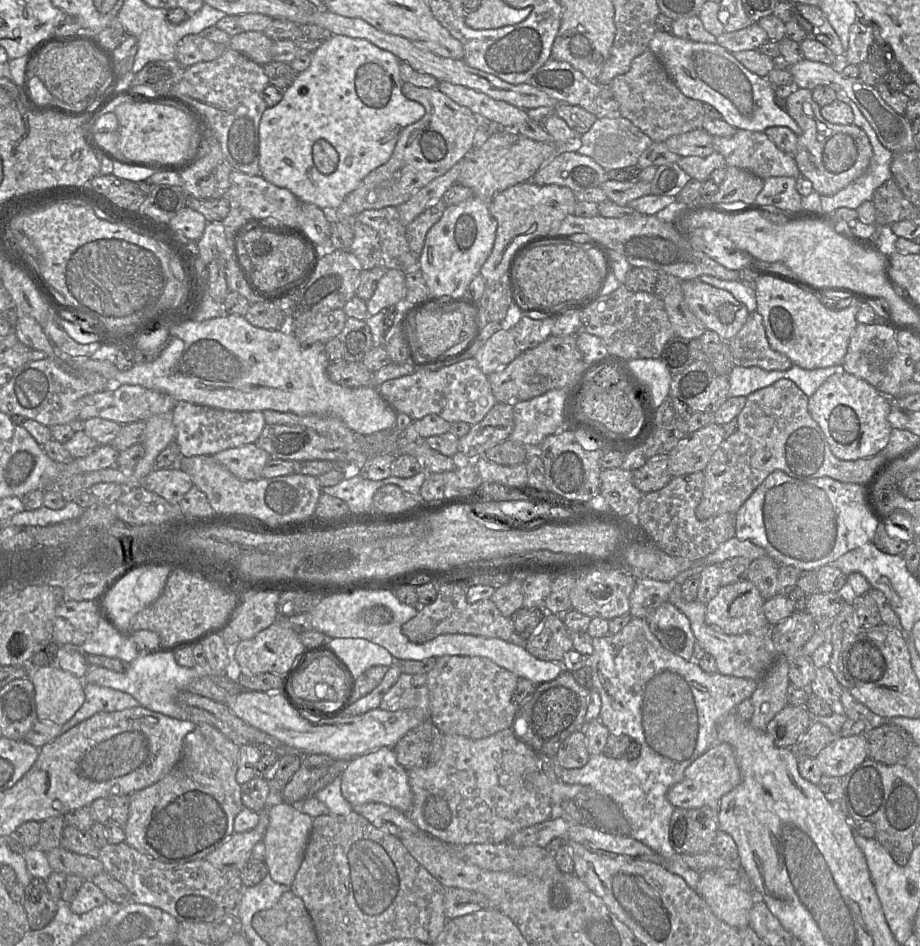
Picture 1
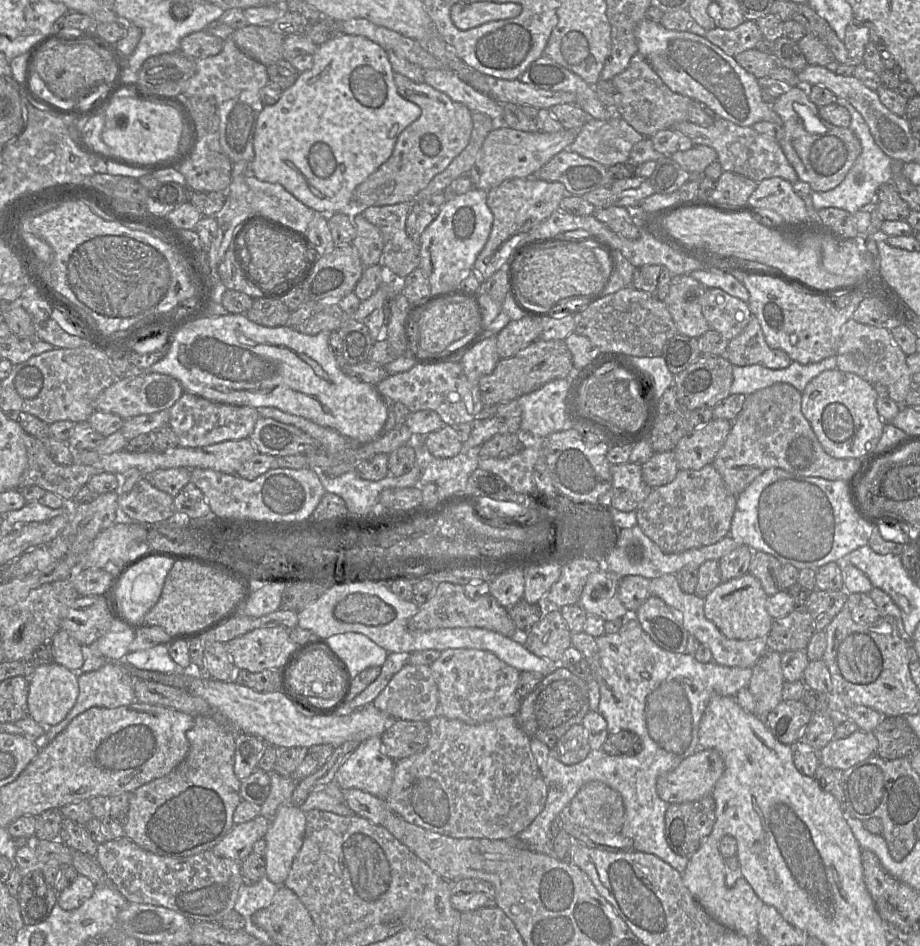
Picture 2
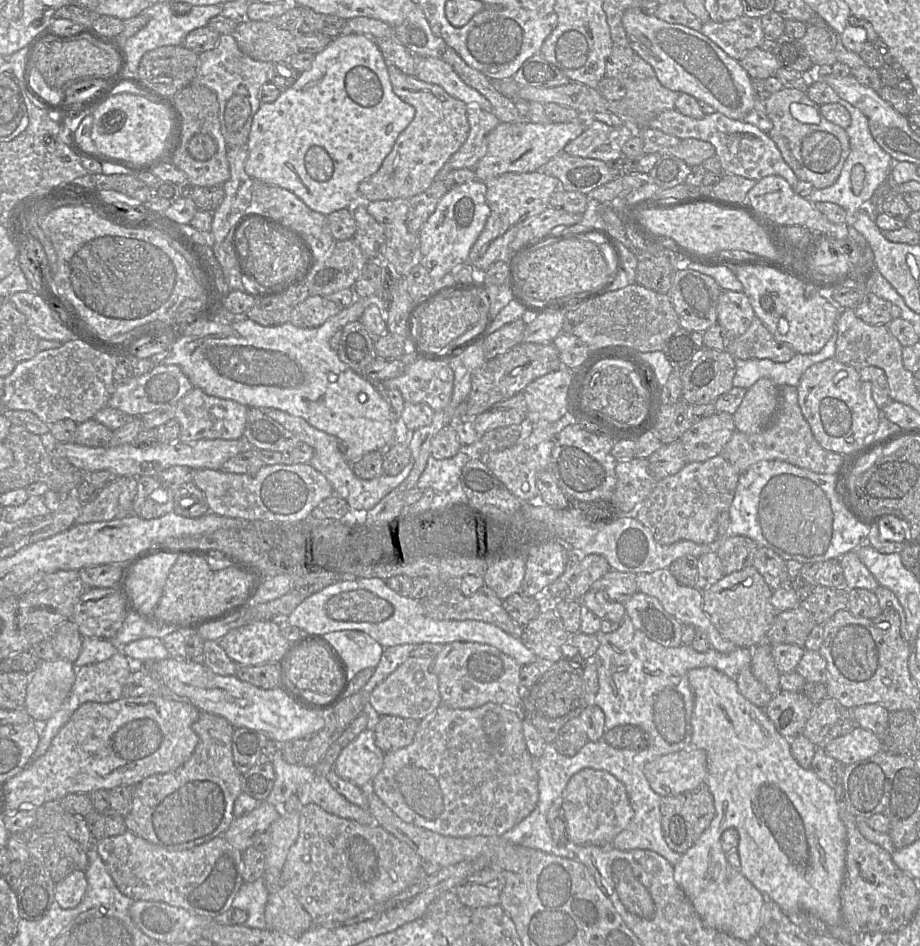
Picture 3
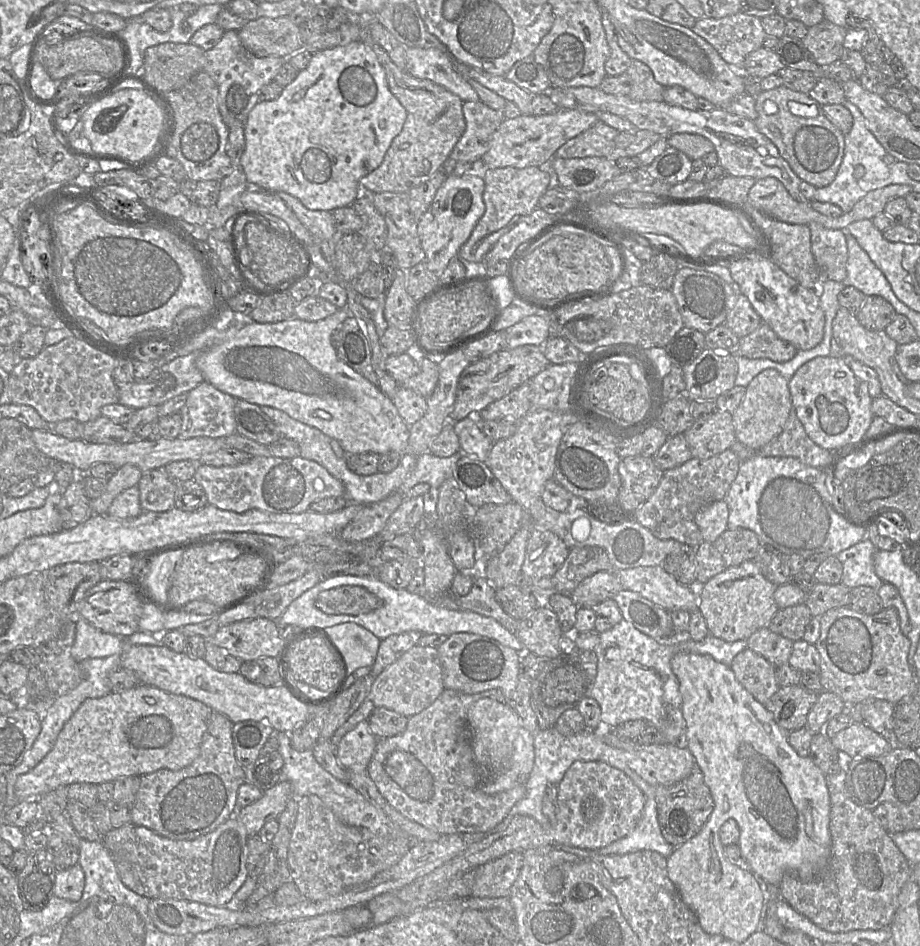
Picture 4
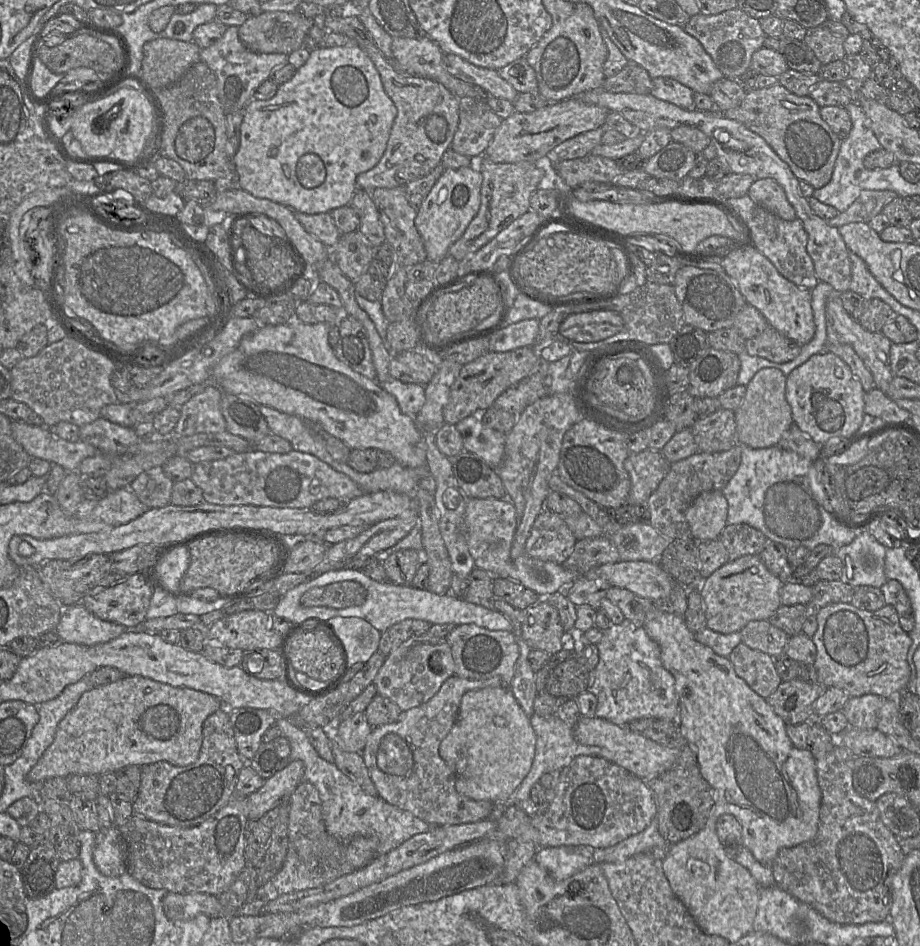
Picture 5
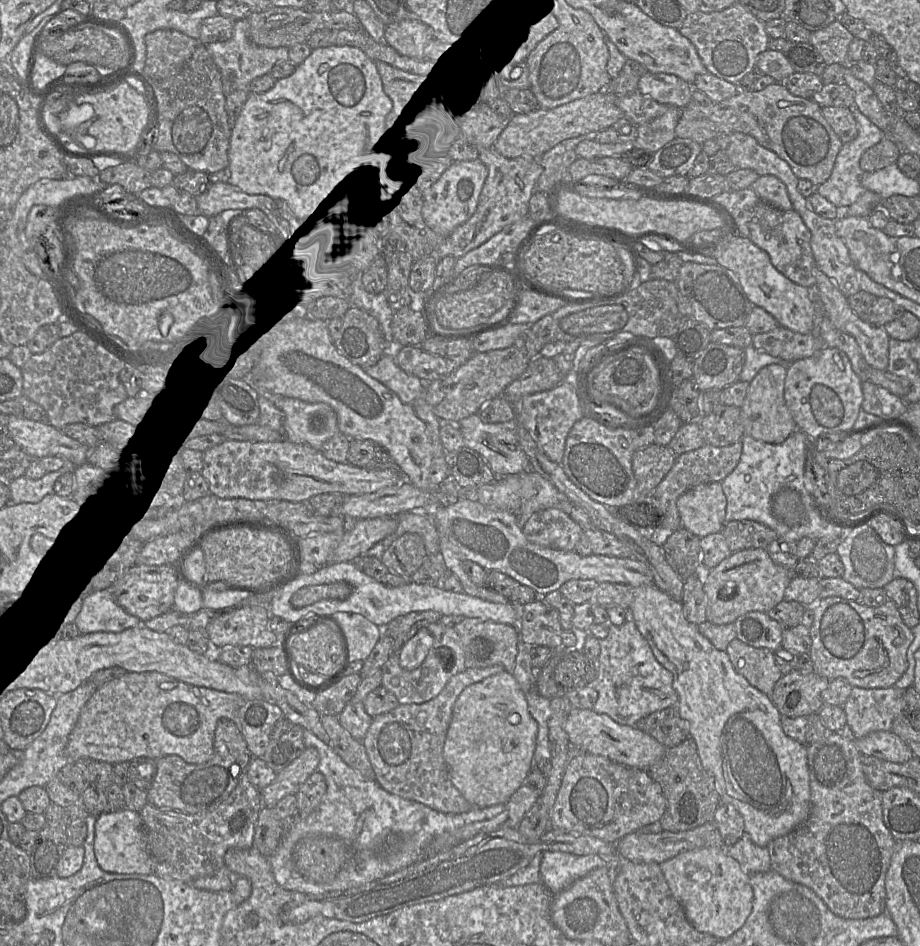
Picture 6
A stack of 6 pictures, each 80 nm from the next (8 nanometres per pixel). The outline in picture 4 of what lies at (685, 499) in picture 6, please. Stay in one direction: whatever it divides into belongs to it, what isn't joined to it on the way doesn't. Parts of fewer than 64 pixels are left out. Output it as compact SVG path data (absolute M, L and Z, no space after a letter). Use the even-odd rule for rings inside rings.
M724 500L715 501L695 516L704 542L714 543L718 537L727 530L729 510Z

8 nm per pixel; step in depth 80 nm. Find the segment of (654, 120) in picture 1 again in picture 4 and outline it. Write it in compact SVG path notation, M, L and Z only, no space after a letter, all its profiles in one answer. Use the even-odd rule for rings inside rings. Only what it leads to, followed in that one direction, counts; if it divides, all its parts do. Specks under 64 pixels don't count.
M632 60L626 73L631 79L631 90L628 96L637 102L664 101L664 88L654 78L651 69L638 60Z

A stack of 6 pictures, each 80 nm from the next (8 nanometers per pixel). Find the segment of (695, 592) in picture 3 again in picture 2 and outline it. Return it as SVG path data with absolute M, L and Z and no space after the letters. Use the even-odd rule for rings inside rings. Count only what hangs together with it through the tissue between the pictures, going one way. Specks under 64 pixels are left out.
M666 574L650 581L653 596L662 599L672 610L680 614L684 627L688 633L694 636L700 644L709 648L712 653L713 661L719 665L727 667L750 668L767 652L767 638L754 640L729 639L724 636L718 627L708 620L704 613L704 599L695 593L687 594L679 587L678 580L674 574Z

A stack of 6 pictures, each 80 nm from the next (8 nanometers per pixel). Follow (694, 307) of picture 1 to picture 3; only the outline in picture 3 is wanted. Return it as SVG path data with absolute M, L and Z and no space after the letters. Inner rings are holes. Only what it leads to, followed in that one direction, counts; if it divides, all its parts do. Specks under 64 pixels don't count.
M723 290L717 305L717 324L735 338L743 335L756 315L744 292Z

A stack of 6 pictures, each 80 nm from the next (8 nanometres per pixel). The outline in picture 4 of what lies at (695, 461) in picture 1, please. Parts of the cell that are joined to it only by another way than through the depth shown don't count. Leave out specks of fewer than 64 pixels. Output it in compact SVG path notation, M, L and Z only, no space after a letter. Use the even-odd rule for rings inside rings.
M717 411L695 420L683 433L692 456L708 459L730 449L736 442L733 416Z

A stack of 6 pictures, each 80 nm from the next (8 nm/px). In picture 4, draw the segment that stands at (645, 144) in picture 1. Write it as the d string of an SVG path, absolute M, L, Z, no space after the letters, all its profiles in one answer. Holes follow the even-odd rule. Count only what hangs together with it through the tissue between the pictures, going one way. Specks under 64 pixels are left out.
M597 121L592 127L567 141L554 154L555 158L610 158L619 131Z

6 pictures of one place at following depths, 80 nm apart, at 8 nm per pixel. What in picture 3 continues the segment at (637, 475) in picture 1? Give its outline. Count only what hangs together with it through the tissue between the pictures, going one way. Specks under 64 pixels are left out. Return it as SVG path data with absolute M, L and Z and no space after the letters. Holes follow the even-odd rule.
M680 440L663 444L649 458L649 470L656 481L678 473L686 465L686 457Z

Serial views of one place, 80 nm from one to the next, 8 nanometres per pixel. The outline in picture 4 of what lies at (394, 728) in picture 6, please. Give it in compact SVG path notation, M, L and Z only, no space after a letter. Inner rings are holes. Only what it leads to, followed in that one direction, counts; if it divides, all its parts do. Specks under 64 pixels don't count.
M444 689L432 705L408 719L403 733L377 741L368 766L371 779L392 807L442 835L488 832L525 795L523 784L496 794L487 794L480 788L490 775L475 761L467 711L481 698L483 692L463 694Z

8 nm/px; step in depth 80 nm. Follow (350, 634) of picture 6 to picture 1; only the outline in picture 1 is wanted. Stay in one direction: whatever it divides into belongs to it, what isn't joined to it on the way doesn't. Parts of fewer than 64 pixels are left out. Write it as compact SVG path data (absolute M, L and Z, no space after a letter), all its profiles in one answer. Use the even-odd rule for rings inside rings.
M333 638L326 642L349 667L355 679L372 666L390 667L394 663L394 657L385 648L363 638Z

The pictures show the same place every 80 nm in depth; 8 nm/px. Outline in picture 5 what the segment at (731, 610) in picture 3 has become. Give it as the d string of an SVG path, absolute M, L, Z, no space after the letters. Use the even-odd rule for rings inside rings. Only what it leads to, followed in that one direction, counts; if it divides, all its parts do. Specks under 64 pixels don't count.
M745 555L729 561L698 584L705 604L706 626L718 633L731 634L740 632L751 621L768 620L782 605L780 589L783 584L783 581L766 568L759 555Z

